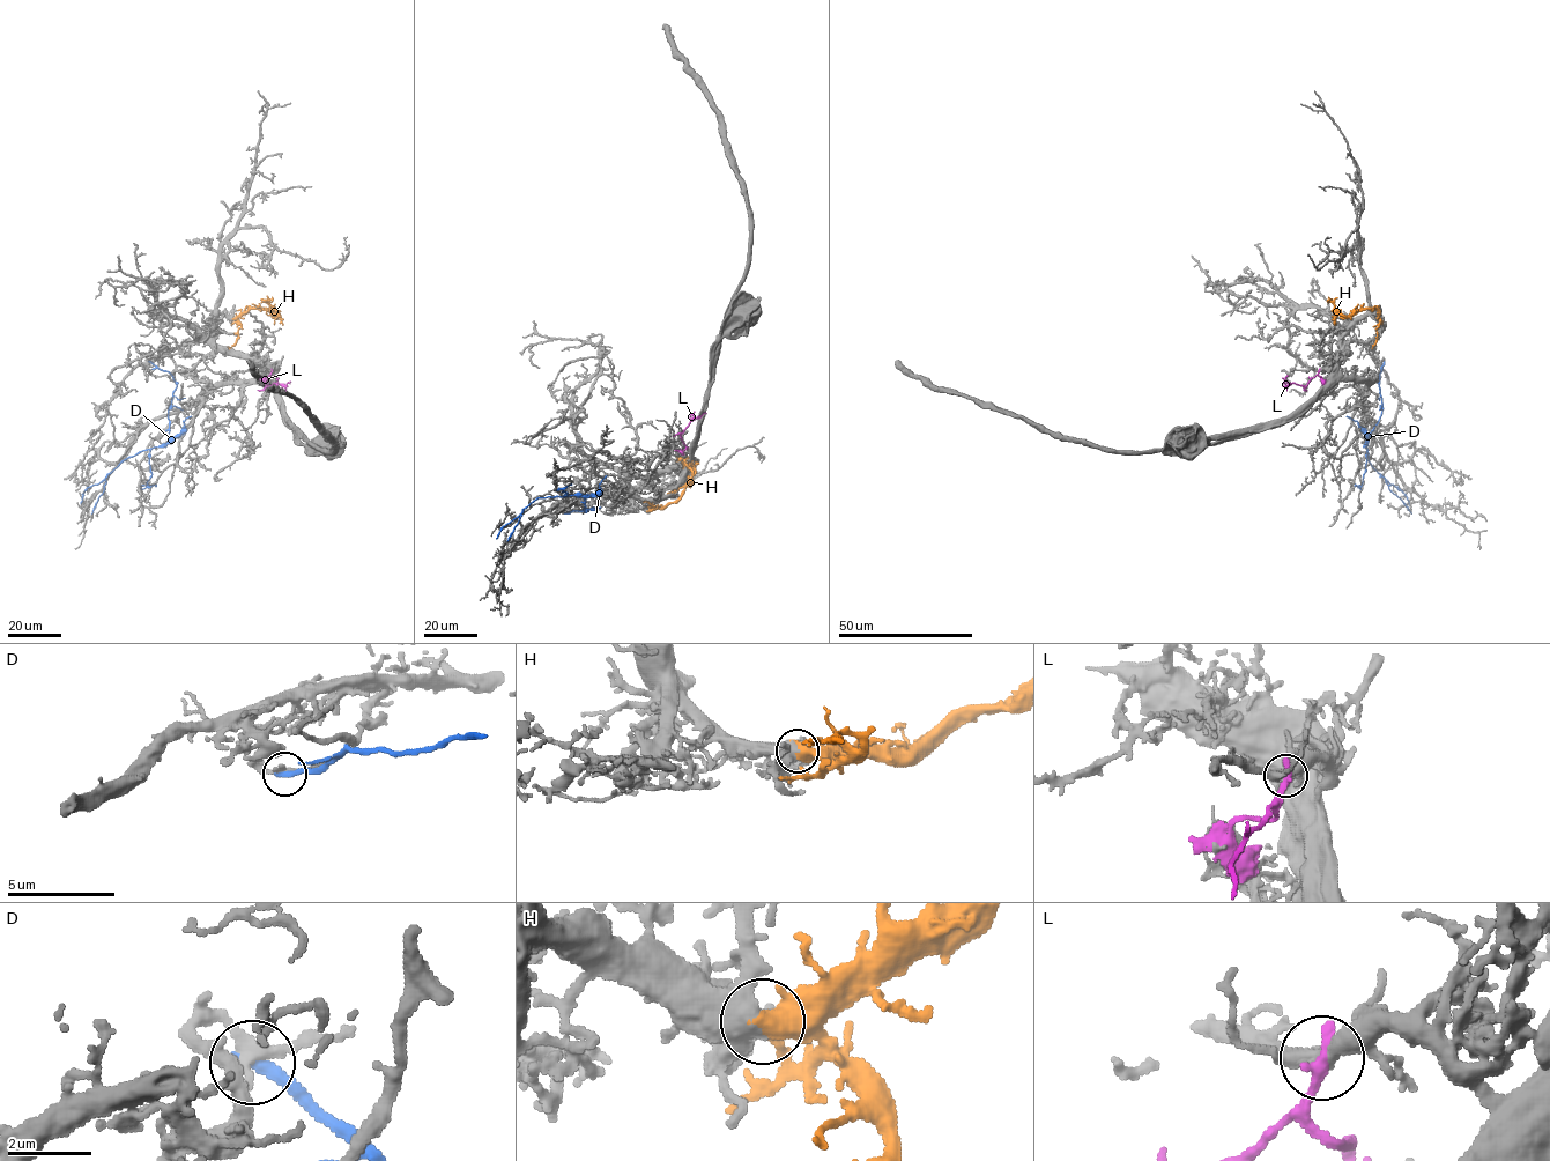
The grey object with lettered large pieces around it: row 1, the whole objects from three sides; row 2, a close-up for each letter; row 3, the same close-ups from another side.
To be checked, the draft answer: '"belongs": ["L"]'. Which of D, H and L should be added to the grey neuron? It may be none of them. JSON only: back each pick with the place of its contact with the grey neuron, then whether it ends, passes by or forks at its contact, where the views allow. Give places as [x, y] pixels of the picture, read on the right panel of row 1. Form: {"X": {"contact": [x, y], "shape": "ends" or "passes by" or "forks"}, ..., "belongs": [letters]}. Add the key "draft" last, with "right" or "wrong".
{"H": {"contact": [1378, 318], "shape": "ends"}, "belongs": ["H"], "draft": "wrong"}

